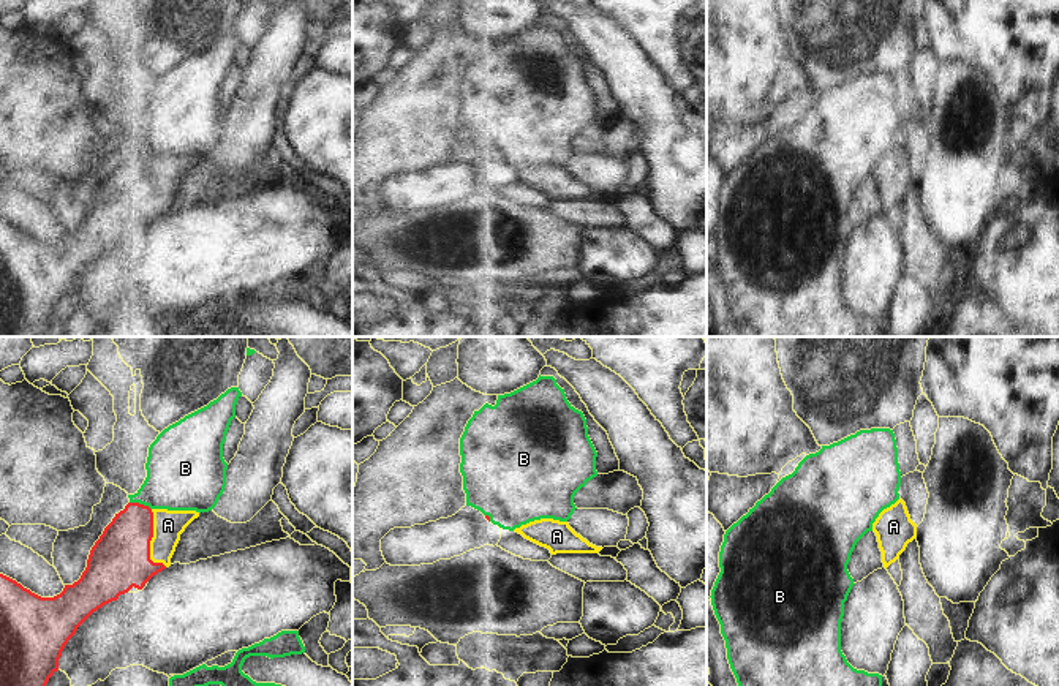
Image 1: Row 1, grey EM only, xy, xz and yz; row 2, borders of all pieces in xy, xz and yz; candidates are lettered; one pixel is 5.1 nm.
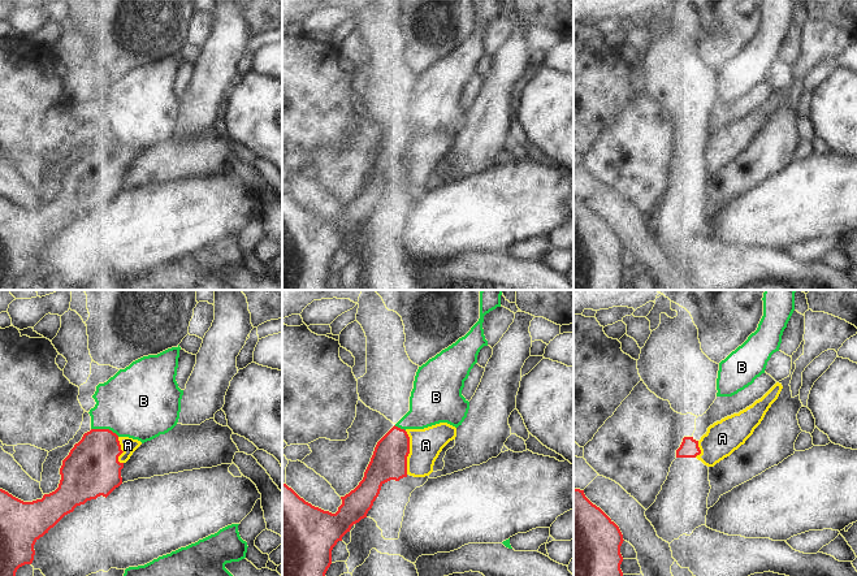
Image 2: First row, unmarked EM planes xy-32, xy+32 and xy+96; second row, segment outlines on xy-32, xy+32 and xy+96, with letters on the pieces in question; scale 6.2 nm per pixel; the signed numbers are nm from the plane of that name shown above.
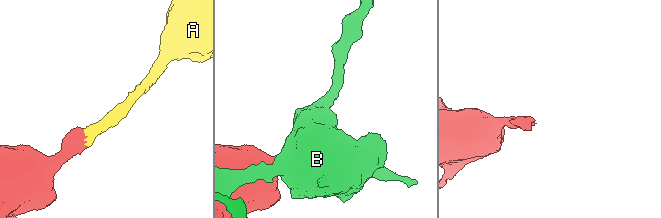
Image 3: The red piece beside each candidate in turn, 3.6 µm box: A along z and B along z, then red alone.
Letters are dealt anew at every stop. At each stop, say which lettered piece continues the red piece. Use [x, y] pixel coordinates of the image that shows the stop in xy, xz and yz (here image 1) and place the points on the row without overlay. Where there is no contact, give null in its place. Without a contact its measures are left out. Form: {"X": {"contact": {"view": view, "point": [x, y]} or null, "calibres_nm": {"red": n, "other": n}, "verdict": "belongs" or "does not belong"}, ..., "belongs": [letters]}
{"A": {"contact": {"view": "xy", "point": [149, 188]}, "calibres_nm": {"red": 300, "other": 160}, "verdict": "belongs"}, "B": {"contact": {"view": "xy", "point": [141, 150]}, "calibres_nm": {"red": 280, "other": 360}, "verdict": "does not belong"}, "belongs": ["A"]}

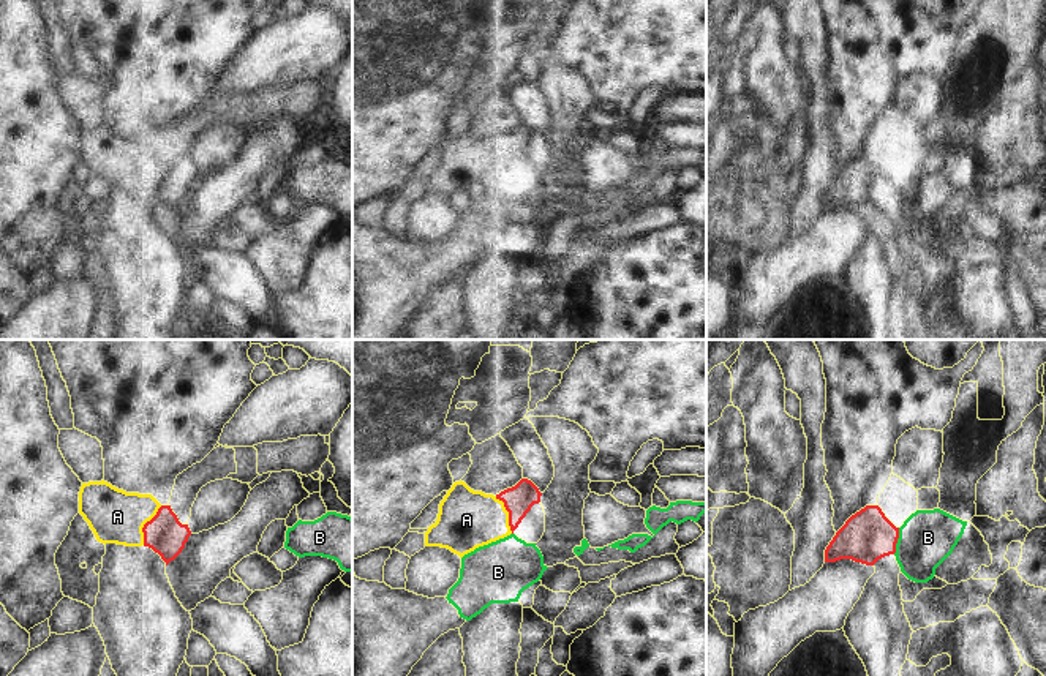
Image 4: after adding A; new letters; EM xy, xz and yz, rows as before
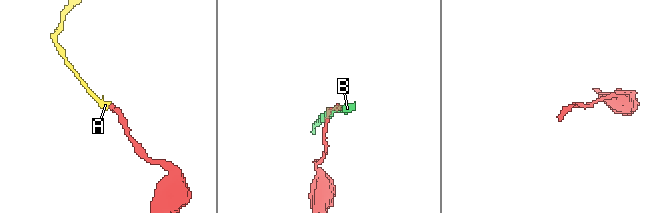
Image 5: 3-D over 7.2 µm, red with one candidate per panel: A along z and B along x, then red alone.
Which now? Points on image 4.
{"A": {"contact": {"view": "xy", "point": [144, 171]}, "calibres_nm": {"red": 200, "other": 280}, "verdict": "belongs"}, "B": {"contact": {"view": "yz", "point": [896, 187]}, "calibres_nm": {"red": 260, "other": 280}, "verdict": "does not belong"}, "belongs": ["A"]}

